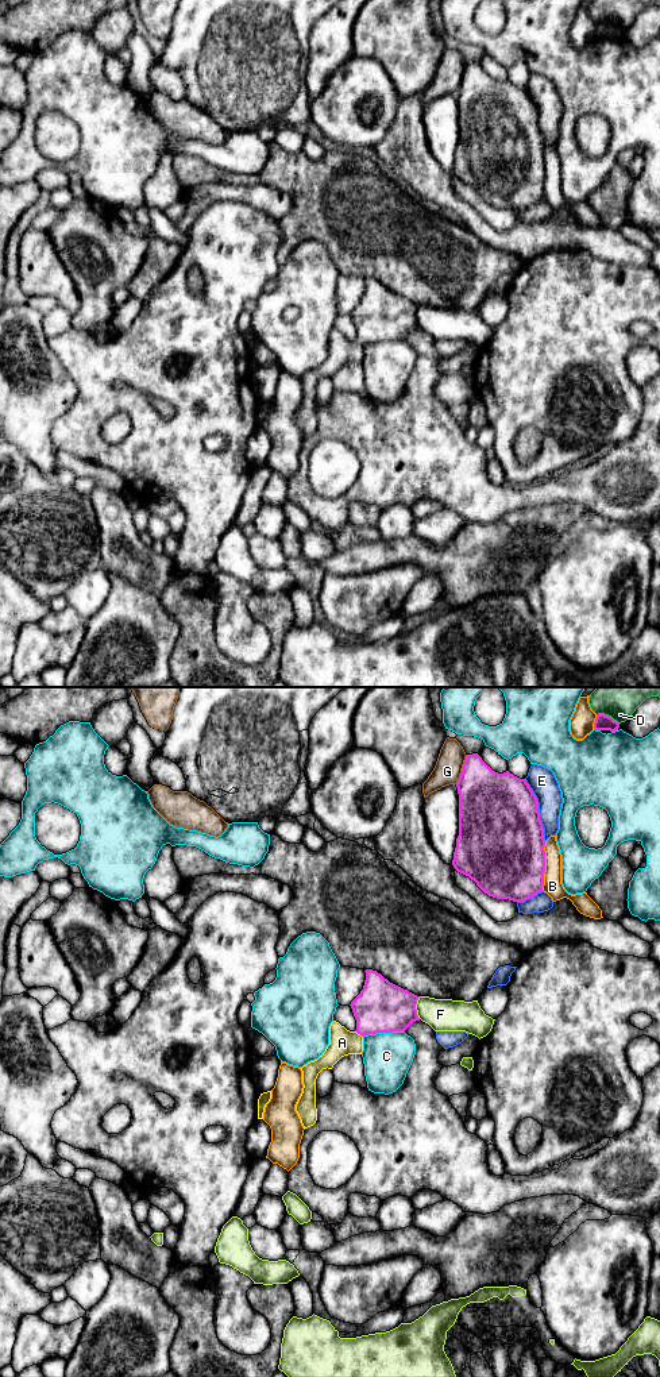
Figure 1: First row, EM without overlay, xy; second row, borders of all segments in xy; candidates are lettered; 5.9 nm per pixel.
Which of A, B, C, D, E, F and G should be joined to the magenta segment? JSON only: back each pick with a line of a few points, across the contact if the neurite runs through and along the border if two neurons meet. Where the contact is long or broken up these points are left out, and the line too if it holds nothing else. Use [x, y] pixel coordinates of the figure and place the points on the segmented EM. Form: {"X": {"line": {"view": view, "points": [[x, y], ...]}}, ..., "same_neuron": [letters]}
{"A": {"line": {"view": "xy", "points": [[381, 1007], [359, 1033], [350, 1042], [342, 1042]]}}, "same_neuron": ["A"]}

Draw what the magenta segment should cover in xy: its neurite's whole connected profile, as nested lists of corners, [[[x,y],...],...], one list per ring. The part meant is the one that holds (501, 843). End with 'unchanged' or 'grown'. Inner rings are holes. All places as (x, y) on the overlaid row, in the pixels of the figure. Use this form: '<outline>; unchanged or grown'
[[[478,753],[467,755],[456,783],[459,836],[453,868],[468,876],[489,896],[525,902],[543,891],[545,840],[539,802],[525,779],[493,771]]]; unchanged

